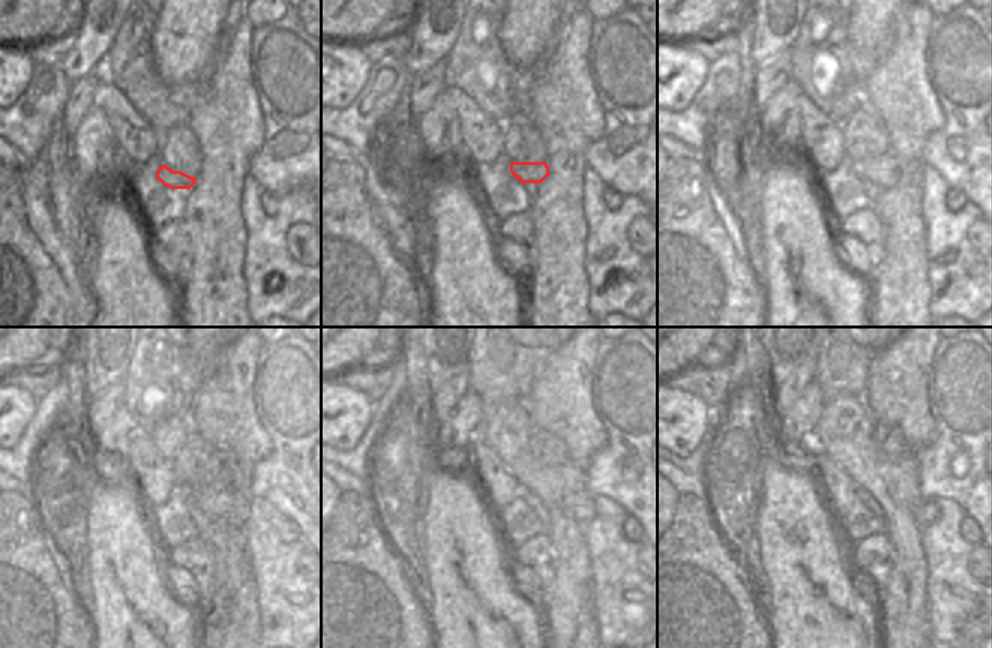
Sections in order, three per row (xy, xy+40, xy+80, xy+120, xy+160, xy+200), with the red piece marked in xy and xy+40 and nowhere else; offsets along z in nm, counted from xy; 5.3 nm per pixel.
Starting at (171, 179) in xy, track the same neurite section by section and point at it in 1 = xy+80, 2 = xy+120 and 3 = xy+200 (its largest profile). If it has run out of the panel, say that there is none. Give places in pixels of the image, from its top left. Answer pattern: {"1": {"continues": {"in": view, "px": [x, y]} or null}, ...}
{"1": {"continues": {"in": "xy+80", "px": [884, 171]}}, "2": {"continues": {"in": "xy+120", "px": [227, 506]}}, "3": {"continues": {"in": "xy+200", "px": [926, 513]}}}

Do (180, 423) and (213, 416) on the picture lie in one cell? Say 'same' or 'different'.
different

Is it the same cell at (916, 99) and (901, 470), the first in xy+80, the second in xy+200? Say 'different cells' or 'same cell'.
different cells

